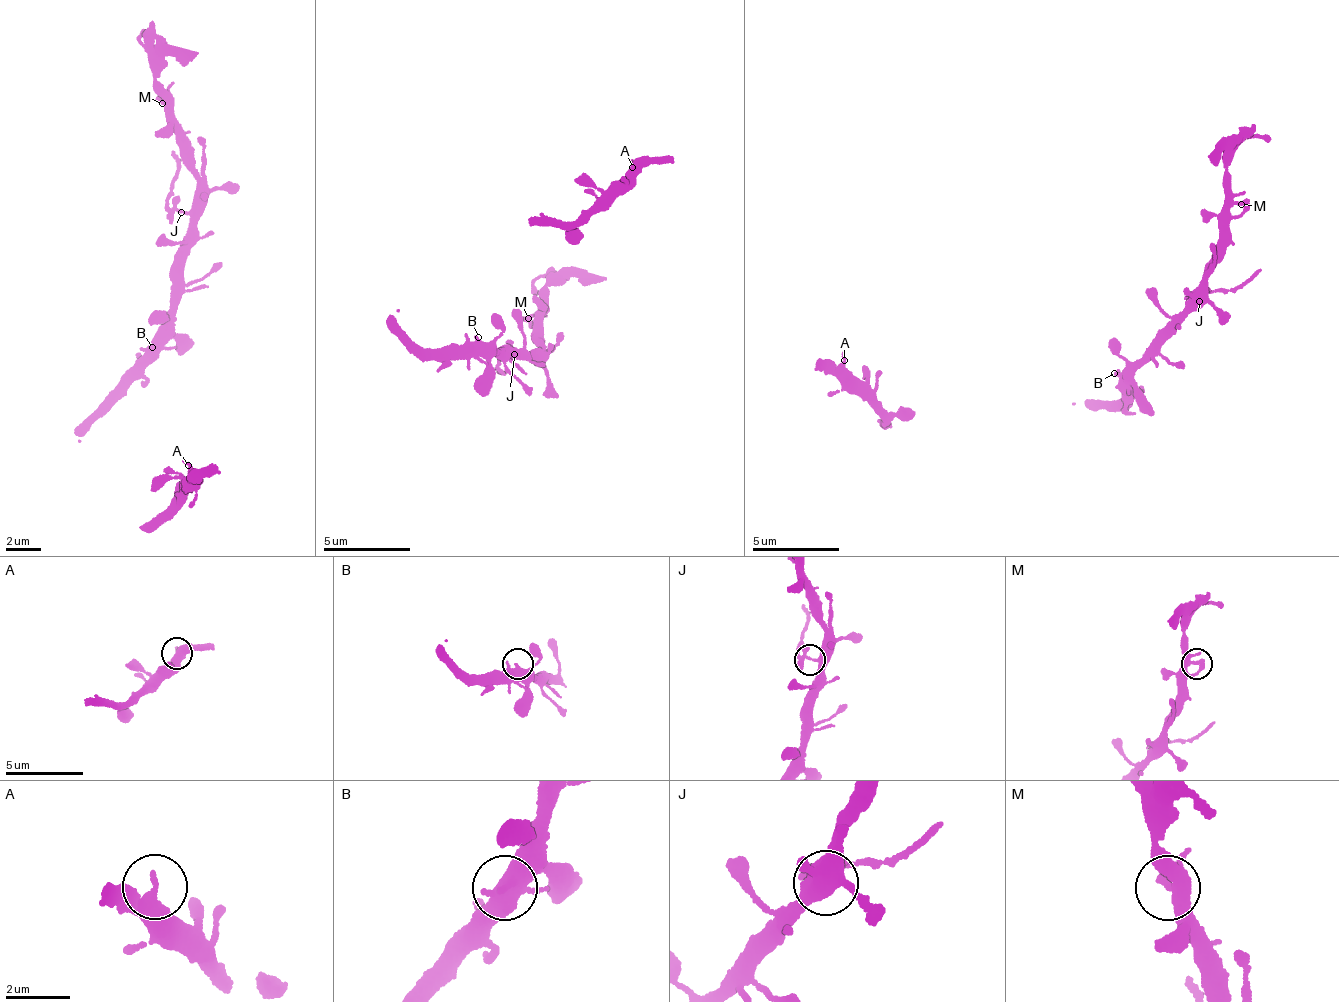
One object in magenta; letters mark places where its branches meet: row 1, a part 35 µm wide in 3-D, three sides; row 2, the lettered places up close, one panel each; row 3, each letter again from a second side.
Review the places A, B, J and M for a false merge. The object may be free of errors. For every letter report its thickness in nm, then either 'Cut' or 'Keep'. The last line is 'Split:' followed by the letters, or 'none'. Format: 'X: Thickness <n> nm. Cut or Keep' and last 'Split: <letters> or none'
A: Thickness 280 nm. Keep
B: Thickness 360 nm. Keep
J: Thickness 220 nm. Cut
M: Thickness 280 nm. Keep
Split: J

